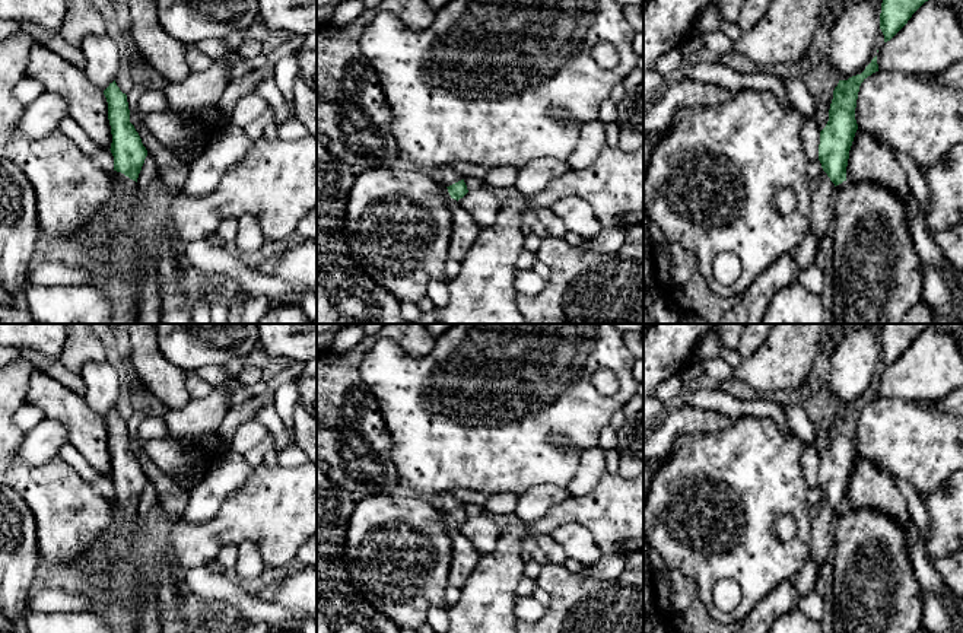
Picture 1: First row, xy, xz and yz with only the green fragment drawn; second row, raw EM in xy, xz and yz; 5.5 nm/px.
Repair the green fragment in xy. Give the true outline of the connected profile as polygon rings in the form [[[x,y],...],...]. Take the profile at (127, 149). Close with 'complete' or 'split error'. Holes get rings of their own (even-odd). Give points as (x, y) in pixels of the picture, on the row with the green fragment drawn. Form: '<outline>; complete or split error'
[[[115,80],[104,90],[108,102],[115,175],[115,198],[102,211],[102,229],[108,235],[125,233],[133,219],[133,206],[139,201],[137,178],[147,156],[139,133],[130,123],[127,95]]]; split error

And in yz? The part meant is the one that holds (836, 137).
[[[877,55],[861,74],[839,80],[833,90],[829,121],[820,131],[819,160],[821,174],[810,181],[810,228],[817,236],[819,248],[833,222],[835,187],[846,181],[849,150],[858,130],[855,108],[861,83],[878,71]]]; split error

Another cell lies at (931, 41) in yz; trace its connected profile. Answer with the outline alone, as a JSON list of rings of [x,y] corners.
[[[925,1],[877,53],[878,70],[938,74],[963,61],[962,6]]]

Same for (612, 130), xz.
[[[606,123],[603,125],[607,144],[617,147],[622,127],[617,123]]]

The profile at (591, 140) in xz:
[[[589,121],[581,127],[575,150],[568,158],[569,169],[579,171],[589,166],[607,146],[601,121]]]

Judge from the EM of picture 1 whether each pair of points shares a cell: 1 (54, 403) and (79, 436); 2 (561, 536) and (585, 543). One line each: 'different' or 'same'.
1: same
2: same

